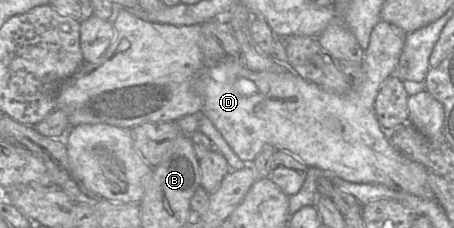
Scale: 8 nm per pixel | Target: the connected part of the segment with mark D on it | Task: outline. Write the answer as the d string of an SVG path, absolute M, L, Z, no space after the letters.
M380 20L372 29L369 45L364 50L362 59L364 81L359 86L352 86L344 94L324 90L293 70L252 71L243 64L241 57L225 58L216 66L204 67L195 75L193 89L203 100L202 115L214 124L233 152L246 164L255 159L264 145L270 144L277 150L291 153L308 168L329 170L343 180L381 184L423 199L434 199L428 184L428 171L390 143L385 130L377 120L374 109L380 85L392 75L398 65L406 34L399 27Z

